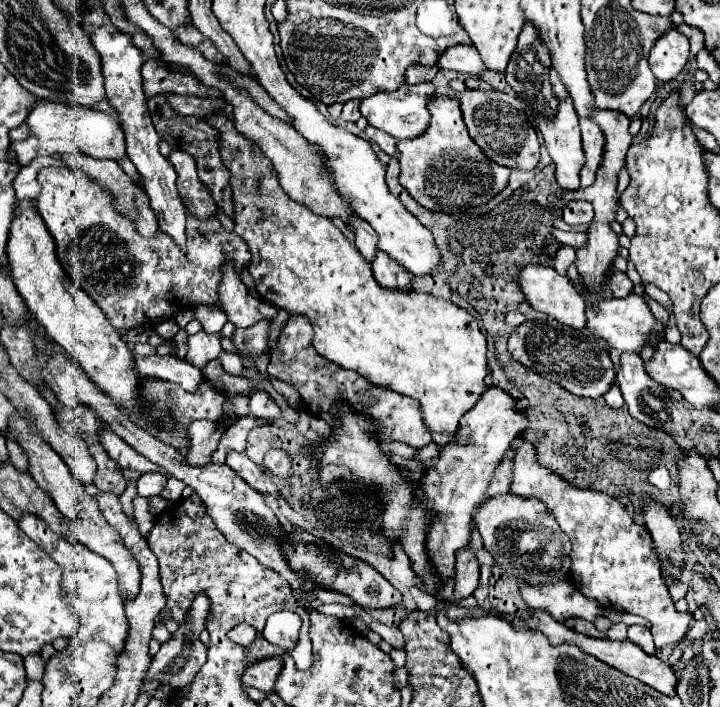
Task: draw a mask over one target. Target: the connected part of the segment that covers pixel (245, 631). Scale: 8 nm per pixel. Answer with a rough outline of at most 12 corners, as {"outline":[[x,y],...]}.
{"outline":[[241,623],[227,636],[235,643],[248,646],[255,640],[256,630]]}

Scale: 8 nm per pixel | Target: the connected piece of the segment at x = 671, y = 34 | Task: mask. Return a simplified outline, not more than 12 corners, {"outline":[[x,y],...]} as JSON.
{"outline":[[676,28],[656,42],[648,62],[670,82],[688,62],[688,38]]}

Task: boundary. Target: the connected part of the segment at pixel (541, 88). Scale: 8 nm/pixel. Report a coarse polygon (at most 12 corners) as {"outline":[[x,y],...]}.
{"outline":[[524,24],[506,82],[534,112],[556,182],[578,190],[578,114]]}

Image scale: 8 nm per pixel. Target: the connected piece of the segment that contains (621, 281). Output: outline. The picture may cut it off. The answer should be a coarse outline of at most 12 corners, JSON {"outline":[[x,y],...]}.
{"outline":[[614,272],[610,288],[616,298],[632,292],[632,282],[624,272]]}

